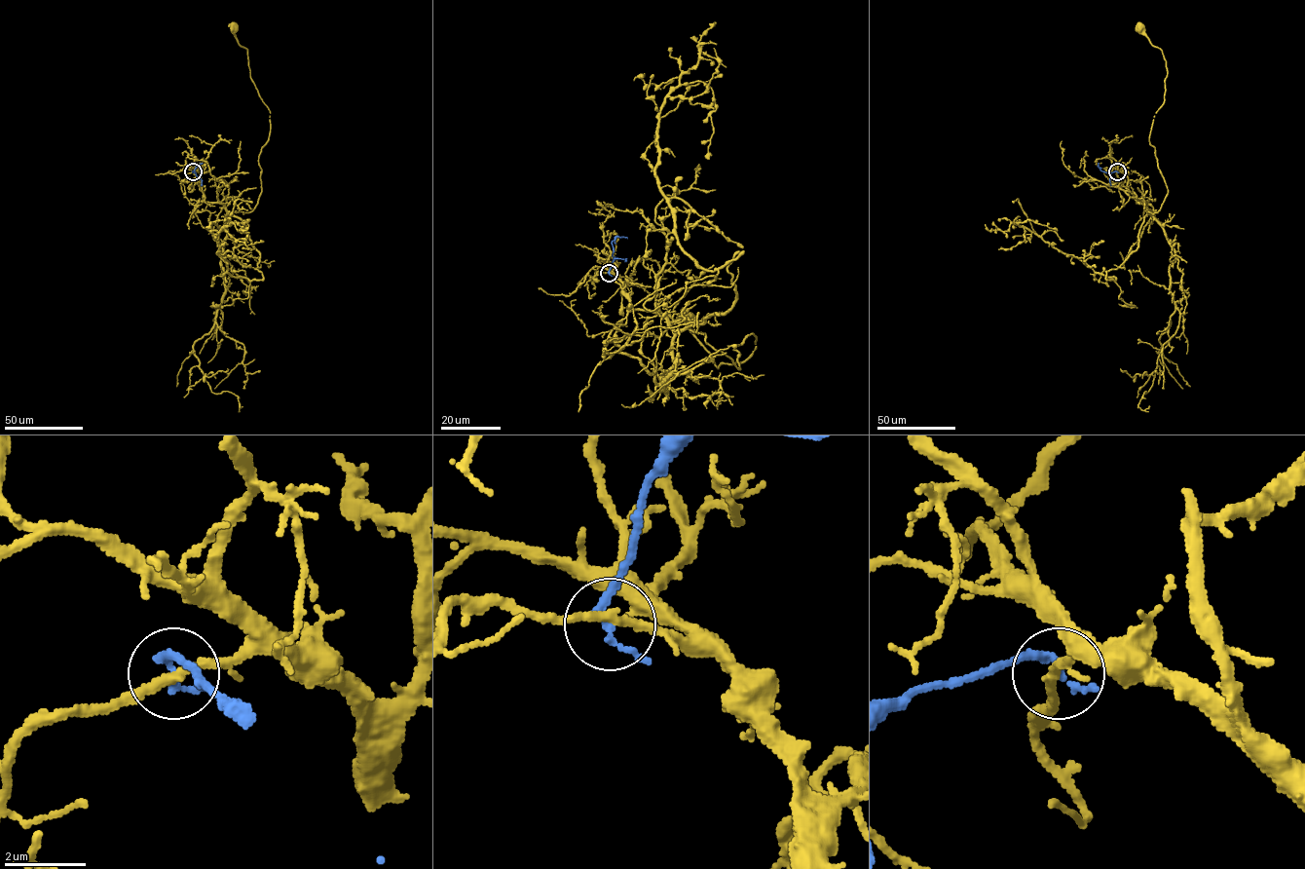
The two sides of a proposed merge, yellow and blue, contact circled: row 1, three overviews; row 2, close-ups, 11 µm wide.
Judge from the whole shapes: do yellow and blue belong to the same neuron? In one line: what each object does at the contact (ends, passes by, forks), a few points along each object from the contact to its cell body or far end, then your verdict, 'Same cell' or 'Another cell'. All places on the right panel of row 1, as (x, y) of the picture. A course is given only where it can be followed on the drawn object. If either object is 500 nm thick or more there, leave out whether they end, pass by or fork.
At the ring yellow passes by. At the ring blue passes by. Course of yellow: (1117, 171), (1128, 178), (1136, 202), (1158, 211), (1167, 187), (1149, 140), (1167, 69), (1162, 51), (1139, 27). Course of blue: (1117, 171), (1104, 171), (1099, 163). Another cell

